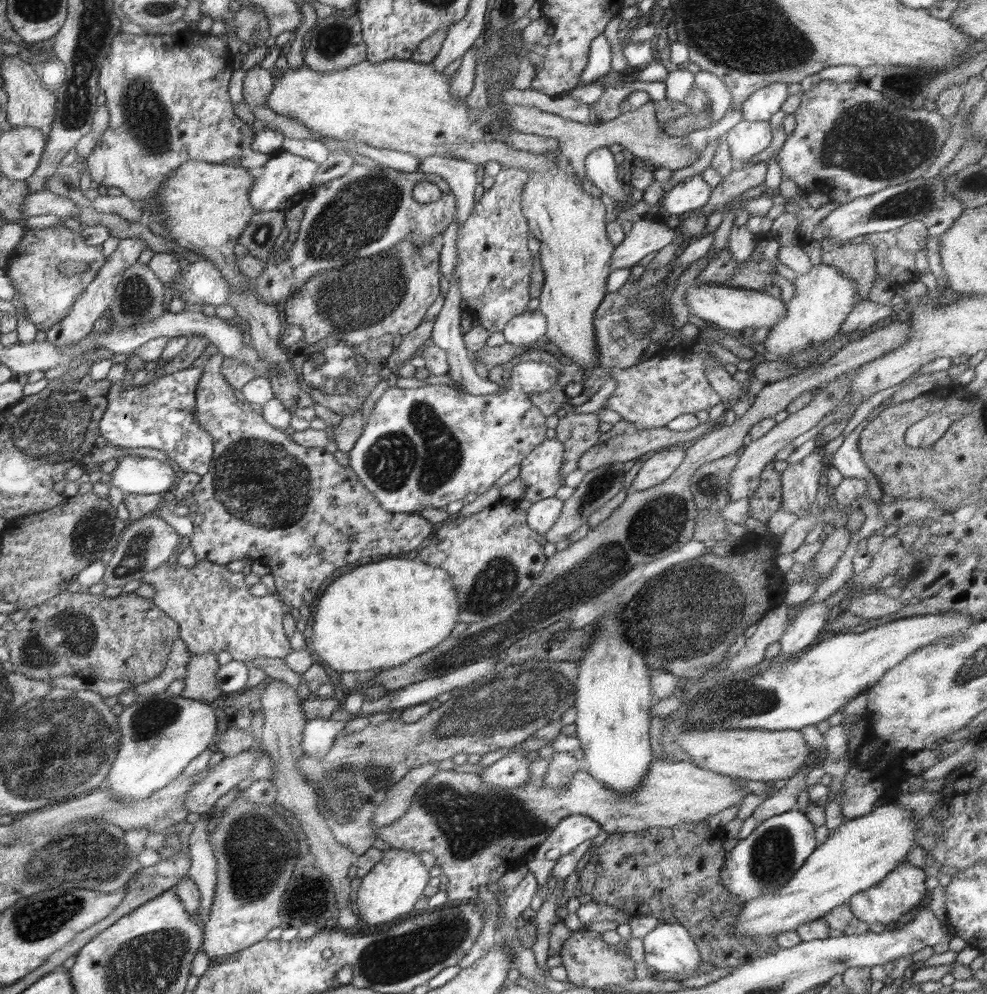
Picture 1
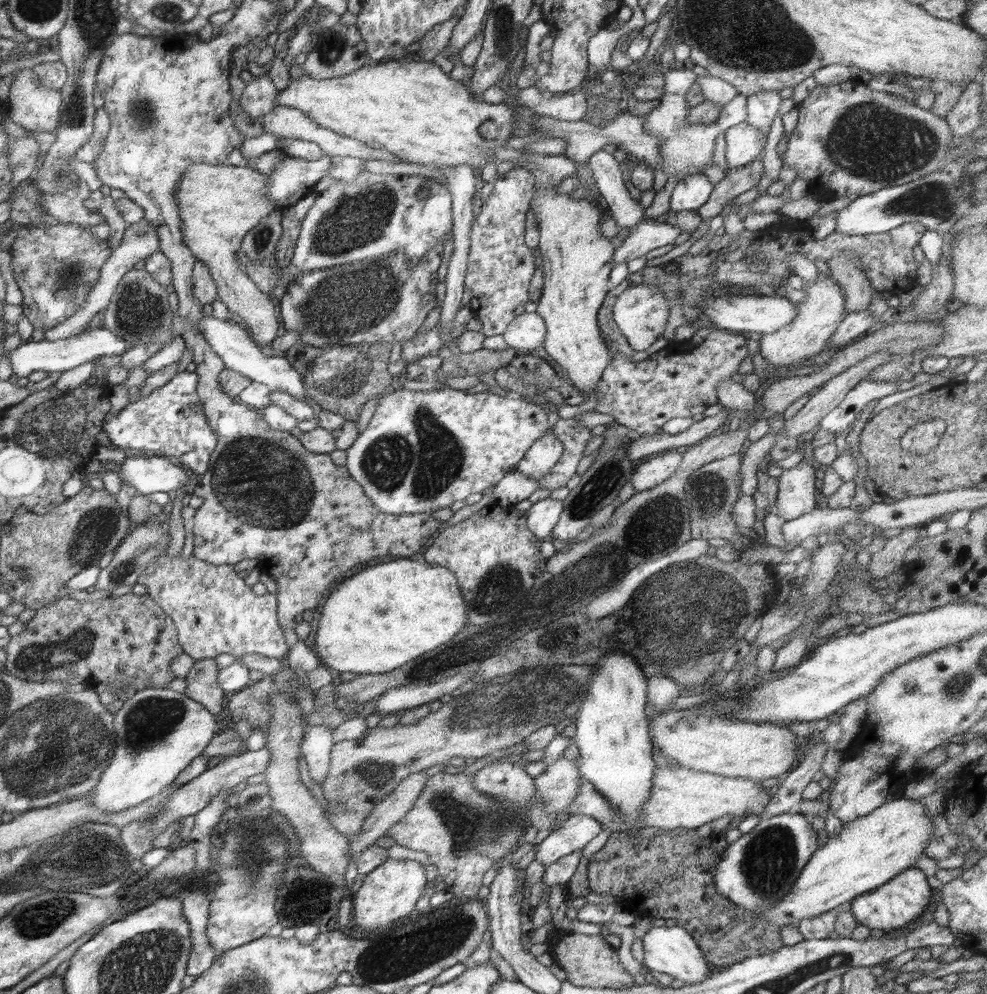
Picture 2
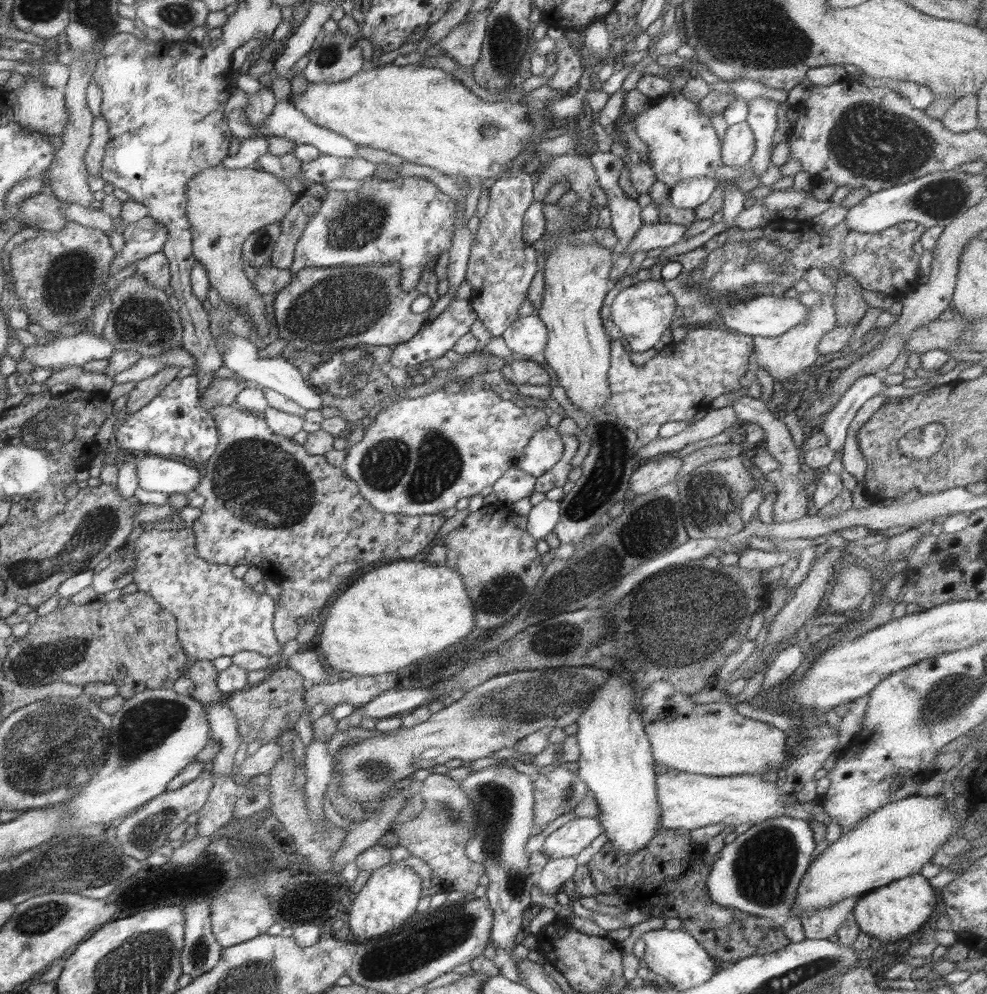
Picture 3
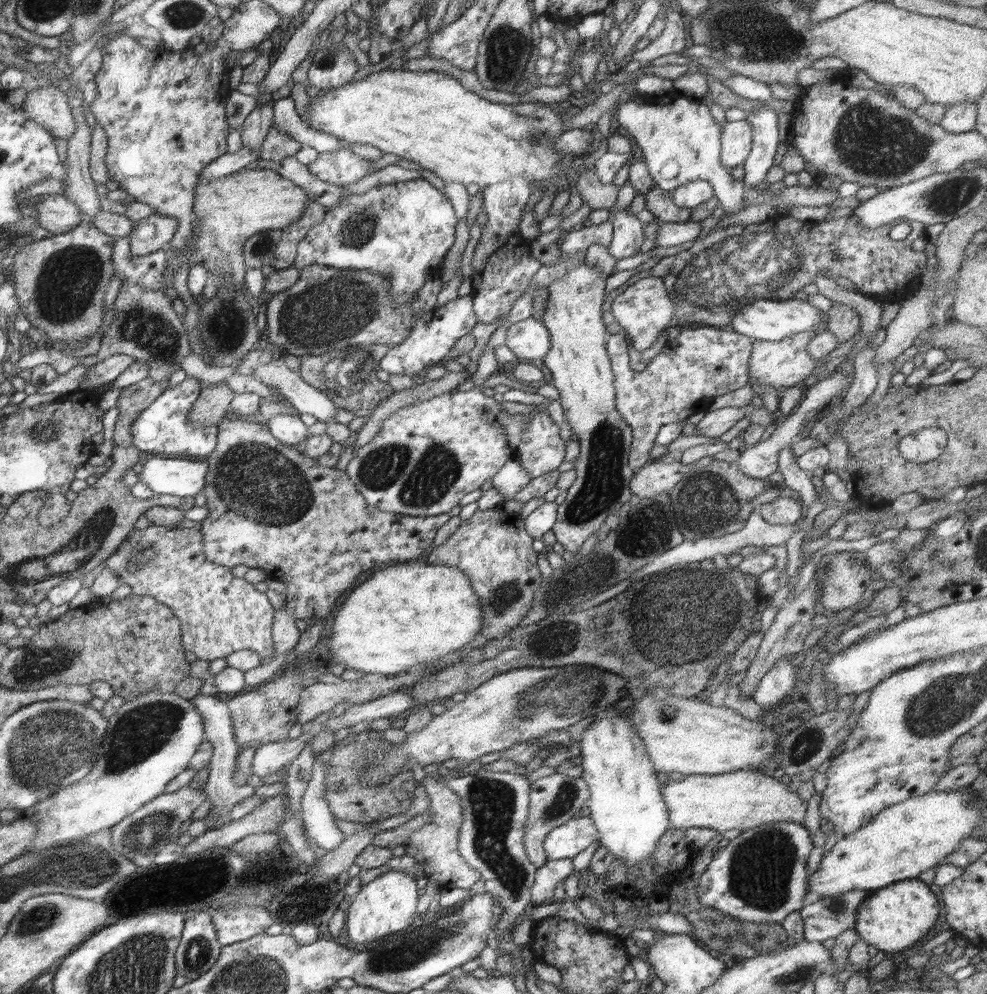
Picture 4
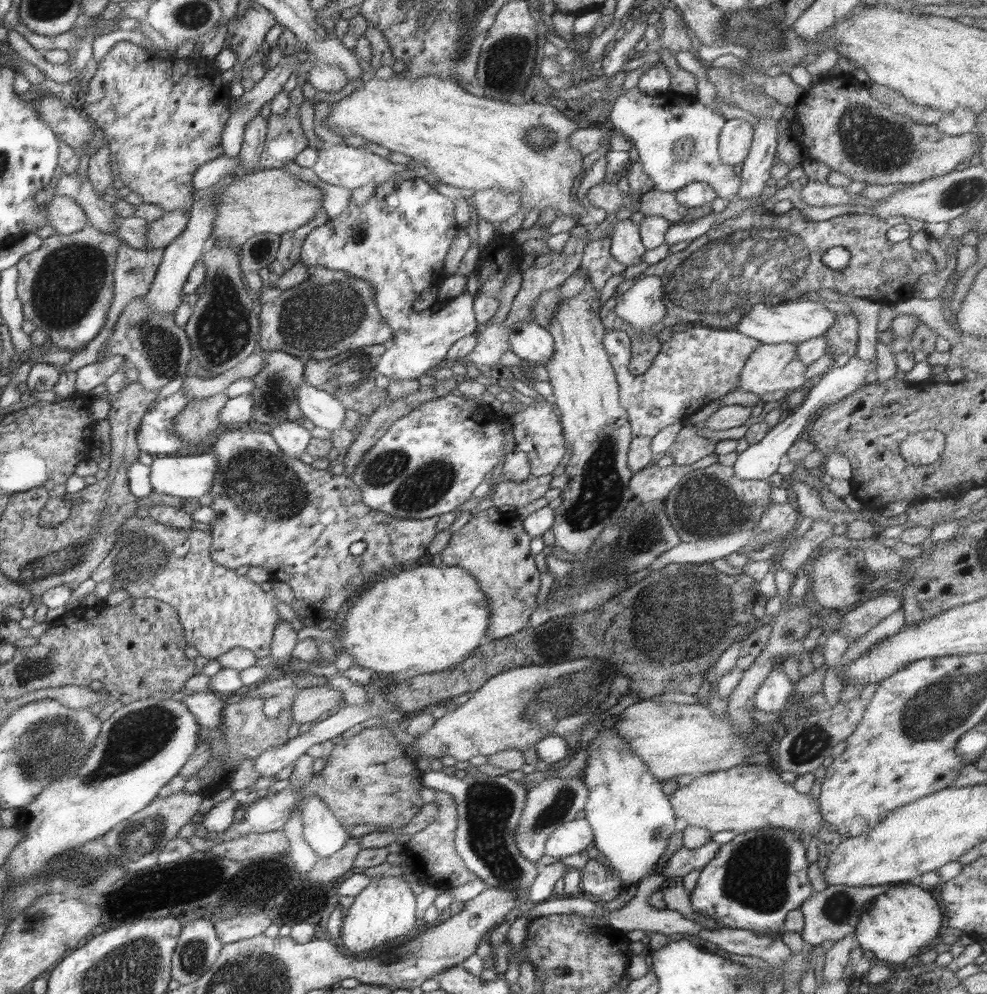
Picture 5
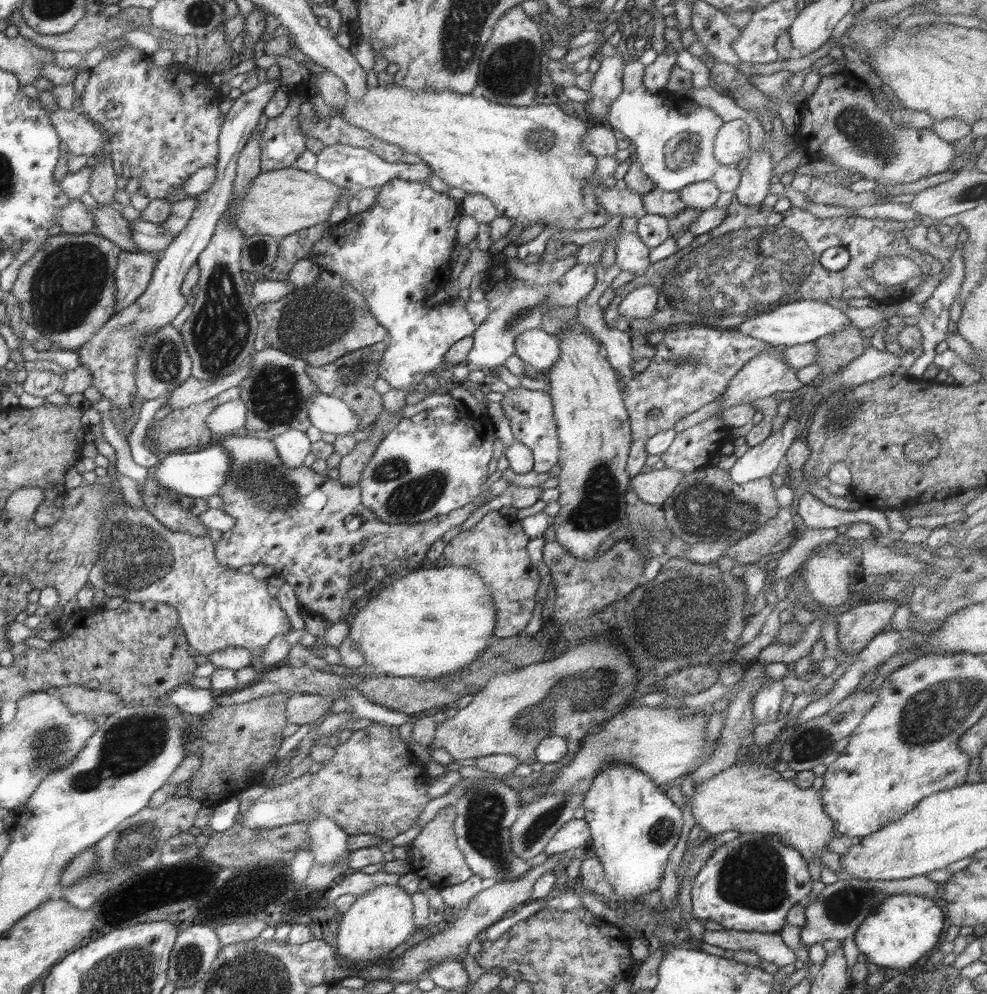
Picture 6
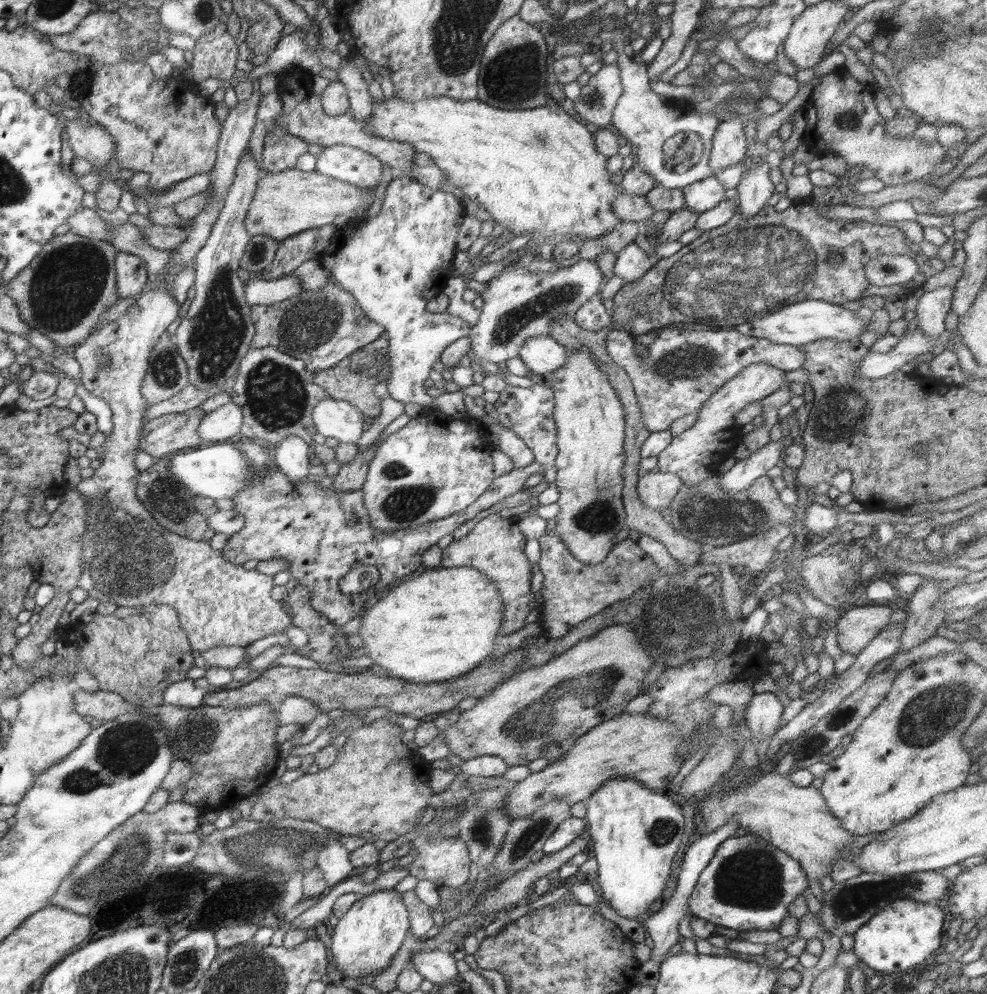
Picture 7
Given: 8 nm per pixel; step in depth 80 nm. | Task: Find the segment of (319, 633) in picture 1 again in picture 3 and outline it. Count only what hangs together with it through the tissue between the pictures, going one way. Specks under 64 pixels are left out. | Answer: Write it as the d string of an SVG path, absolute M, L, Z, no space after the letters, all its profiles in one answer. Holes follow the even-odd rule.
M400 560L372 569L354 581L329 607L315 646L320 647L335 671L345 670L360 676L398 671L428 654L456 644L474 631L474 604L464 584L456 570L425 561Z

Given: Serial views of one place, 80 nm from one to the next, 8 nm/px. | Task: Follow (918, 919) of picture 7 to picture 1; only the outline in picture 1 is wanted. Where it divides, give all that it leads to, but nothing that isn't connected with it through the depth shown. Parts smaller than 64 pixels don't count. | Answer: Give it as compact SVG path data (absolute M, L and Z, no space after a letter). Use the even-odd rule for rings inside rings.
M906 860L900 866L891 870L890 874L878 884L863 890L861 893L854 894L848 902L853 915L858 920L869 925L874 924L874 922L880 922L884 926L886 924L894 924L904 914L908 914L918 904L922 904L922 900L928 894L928 889L926 889L926 884L924 883L928 874L925 869L918 868Z

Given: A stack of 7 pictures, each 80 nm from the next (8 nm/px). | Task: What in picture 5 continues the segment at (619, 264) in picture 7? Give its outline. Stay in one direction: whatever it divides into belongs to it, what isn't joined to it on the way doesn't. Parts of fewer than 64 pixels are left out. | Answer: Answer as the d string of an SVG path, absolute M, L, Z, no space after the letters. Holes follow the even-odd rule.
M630 218L619 221L614 227L611 237L612 256L628 267L642 264L646 251L647 248L641 241L639 225Z

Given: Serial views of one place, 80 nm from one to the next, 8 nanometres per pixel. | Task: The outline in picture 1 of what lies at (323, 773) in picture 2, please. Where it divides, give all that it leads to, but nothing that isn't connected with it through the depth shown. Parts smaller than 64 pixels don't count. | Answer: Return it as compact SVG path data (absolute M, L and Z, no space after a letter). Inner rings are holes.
M308 718L303 730L301 747L305 754L316 759L331 749L335 739L345 728L348 720L326 720L325 718Z

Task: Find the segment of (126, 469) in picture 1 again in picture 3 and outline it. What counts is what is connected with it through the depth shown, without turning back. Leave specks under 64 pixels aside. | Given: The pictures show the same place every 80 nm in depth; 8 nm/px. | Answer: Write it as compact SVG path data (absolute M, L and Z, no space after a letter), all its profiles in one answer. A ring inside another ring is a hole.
M149 455L138 462L137 478L139 488L162 494L182 494L196 491L201 483L202 470L186 466L177 459L166 460Z

